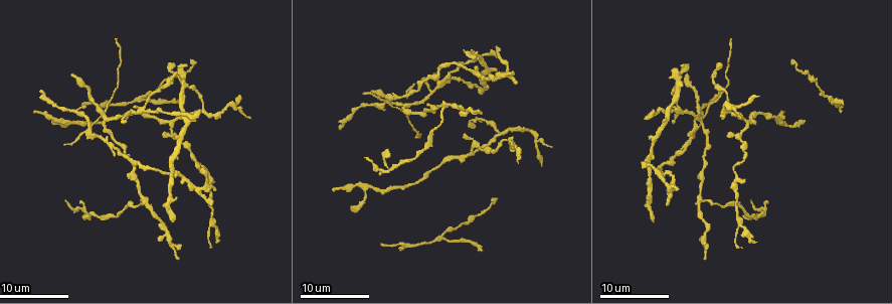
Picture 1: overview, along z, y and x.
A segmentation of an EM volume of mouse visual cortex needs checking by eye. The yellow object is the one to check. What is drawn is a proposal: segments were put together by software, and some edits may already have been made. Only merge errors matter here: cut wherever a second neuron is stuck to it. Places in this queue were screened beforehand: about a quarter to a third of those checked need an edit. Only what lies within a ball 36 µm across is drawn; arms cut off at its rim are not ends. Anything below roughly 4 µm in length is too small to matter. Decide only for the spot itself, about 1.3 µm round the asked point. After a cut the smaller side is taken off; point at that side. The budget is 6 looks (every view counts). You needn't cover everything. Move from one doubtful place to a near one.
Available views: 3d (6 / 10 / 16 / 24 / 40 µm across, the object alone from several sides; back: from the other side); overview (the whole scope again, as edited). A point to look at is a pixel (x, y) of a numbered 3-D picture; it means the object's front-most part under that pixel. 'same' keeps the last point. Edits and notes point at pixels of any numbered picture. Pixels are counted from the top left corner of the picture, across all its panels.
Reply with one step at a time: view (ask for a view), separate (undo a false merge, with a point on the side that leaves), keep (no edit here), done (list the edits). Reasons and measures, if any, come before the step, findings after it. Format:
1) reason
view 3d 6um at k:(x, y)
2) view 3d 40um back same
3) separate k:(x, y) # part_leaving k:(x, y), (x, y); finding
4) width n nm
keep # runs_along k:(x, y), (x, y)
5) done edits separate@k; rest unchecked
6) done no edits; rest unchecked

three-way junction
view 3d 24um at 1:(88, 125)

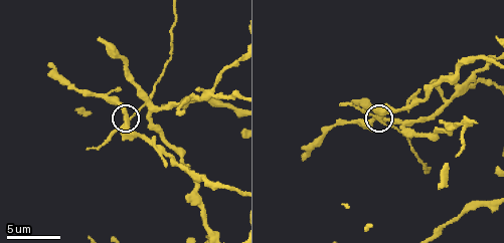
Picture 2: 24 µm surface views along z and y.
zoom in
view 3d 6um at 2:(126, 120)

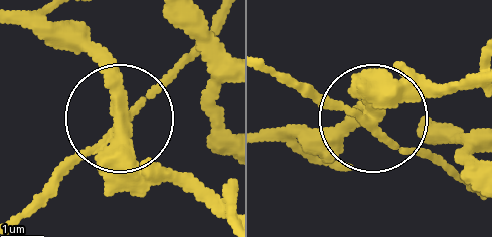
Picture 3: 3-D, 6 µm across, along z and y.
width 320 nm
separate 3:(159, 81) # part_leaving 3:(122, 124), (219, 8); a second neuron is stuck on

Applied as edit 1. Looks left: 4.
view 3d 6um at 2:(465, 124)

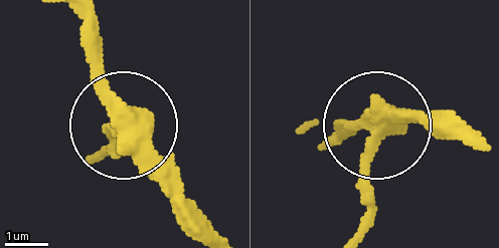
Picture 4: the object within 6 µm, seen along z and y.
width 420 nm
separate 4:(371, 198) # part_leaving 4:(379, 139), (358, 233); a second neuron is stuck on

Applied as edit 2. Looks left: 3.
arms part here
view 3d 16um at 1:(502, 133)

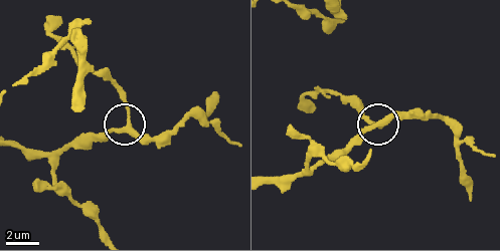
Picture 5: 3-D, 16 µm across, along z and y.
zoom in
view 3d 6um at 5:(377, 125)

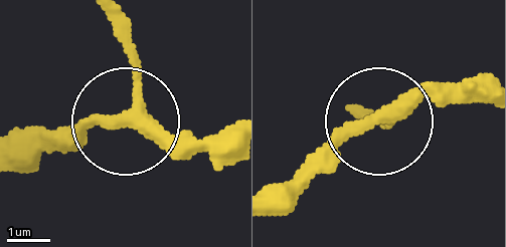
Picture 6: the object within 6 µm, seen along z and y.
side_arm 11 um
keep # runs_along 6:(111, 14), (132, 75), (129, 114), (186, 140), (229, 140); all the same neuron

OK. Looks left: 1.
done edits separate@3, separate@4; rest unchecked

